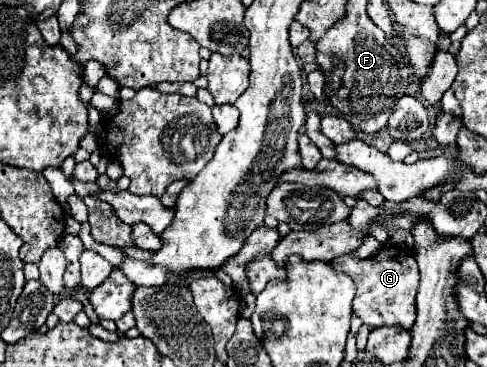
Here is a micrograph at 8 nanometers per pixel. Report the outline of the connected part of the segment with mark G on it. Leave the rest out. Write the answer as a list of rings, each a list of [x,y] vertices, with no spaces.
[[[384,247],[378,257],[358,259],[354,255],[342,255],[332,261],[334,269],[348,273],[358,291],[354,297],[354,313],[364,321],[378,325],[400,325],[412,329],[416,319],[416,293],[418,293],[418,265],[410,249]]]

